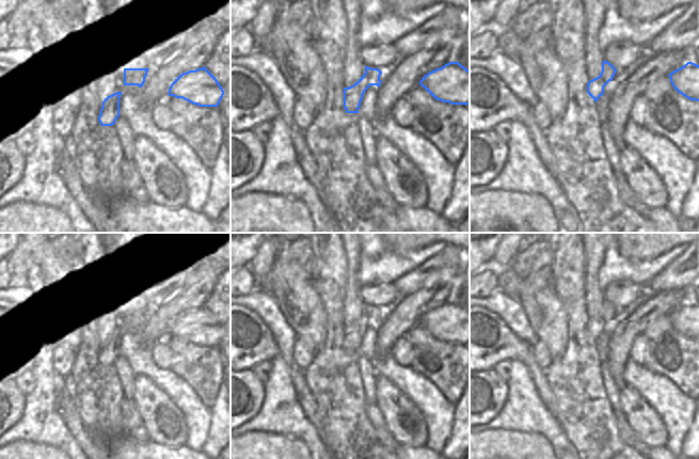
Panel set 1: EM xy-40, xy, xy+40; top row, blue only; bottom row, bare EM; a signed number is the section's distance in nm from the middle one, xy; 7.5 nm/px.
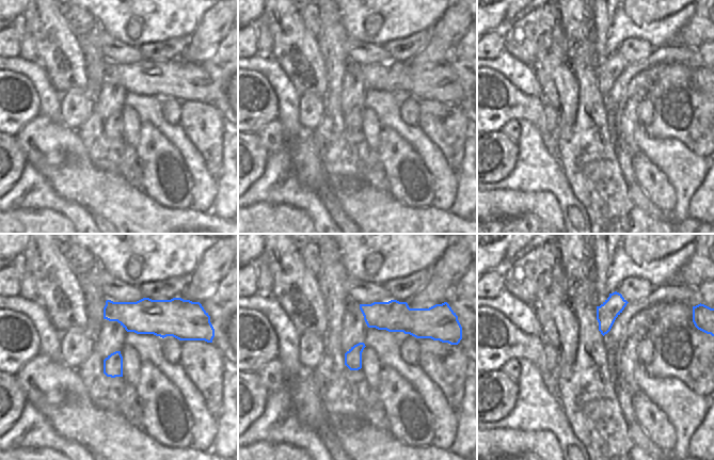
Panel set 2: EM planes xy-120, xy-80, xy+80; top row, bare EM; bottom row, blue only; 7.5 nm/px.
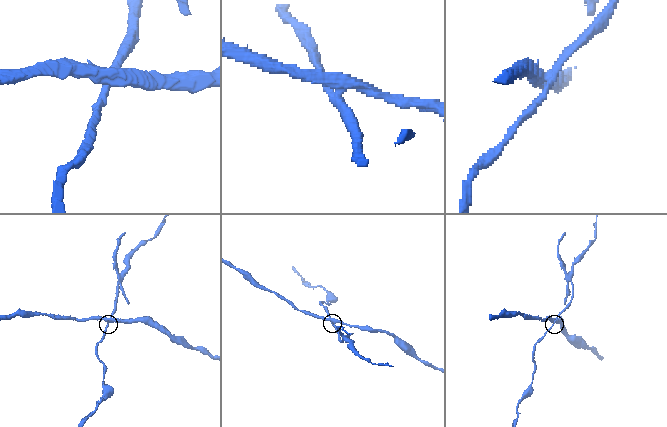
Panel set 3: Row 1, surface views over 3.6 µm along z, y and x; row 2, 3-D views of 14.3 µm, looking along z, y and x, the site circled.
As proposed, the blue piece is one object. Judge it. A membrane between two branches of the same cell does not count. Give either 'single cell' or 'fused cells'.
fused cells

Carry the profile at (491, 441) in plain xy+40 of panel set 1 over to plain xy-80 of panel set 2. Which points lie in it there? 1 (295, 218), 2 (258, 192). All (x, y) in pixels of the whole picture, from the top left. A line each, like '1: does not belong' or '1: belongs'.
1: belongs
2: does not belong

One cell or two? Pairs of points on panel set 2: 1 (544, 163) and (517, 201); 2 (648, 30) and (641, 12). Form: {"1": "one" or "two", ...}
{"1": "two", "2": "two"}

